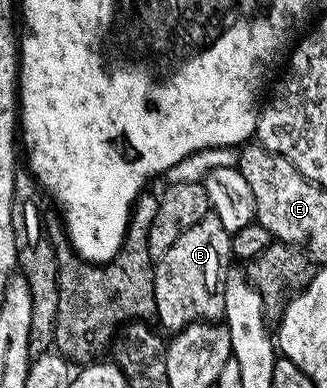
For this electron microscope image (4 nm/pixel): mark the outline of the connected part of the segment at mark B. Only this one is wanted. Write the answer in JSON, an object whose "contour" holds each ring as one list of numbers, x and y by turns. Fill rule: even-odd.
{"contour":[[210,213,198,221,198,225,190,225,190,229,186,229,170,249,166,249,162,258,155,260,155,318,160,319,159,326,165,332,178,332,191,323,223,320,224,284,229,270,228,259,232,258,232,235,222,221]]}

